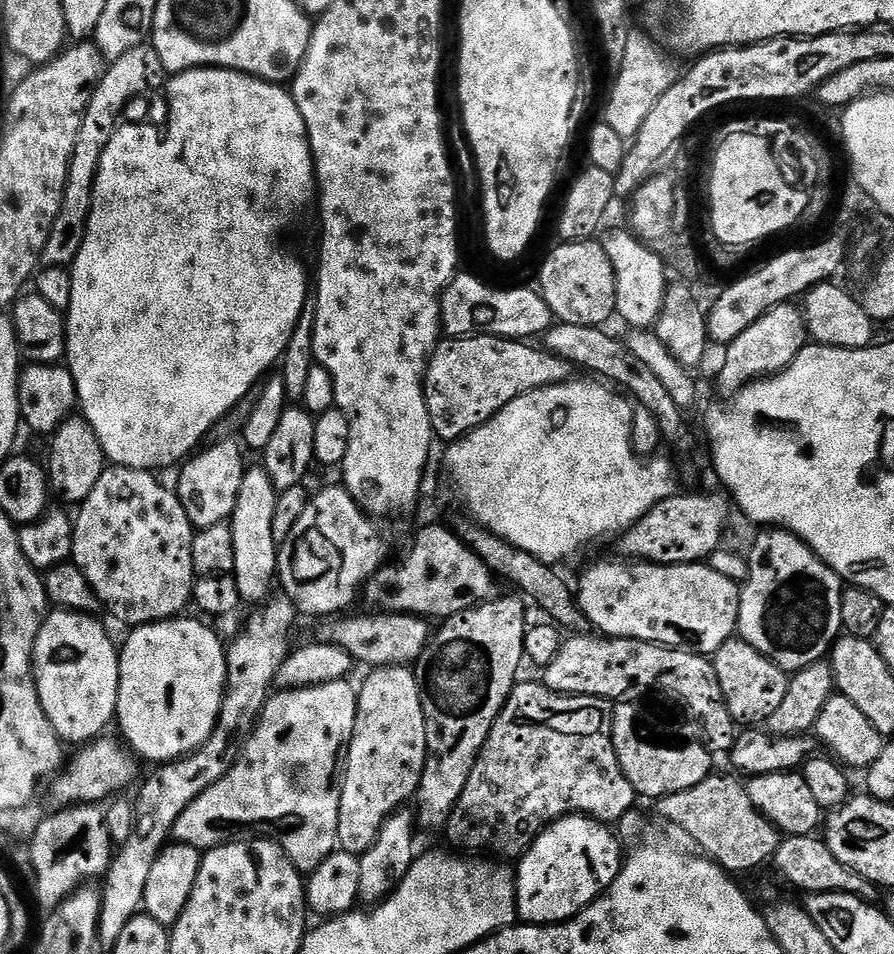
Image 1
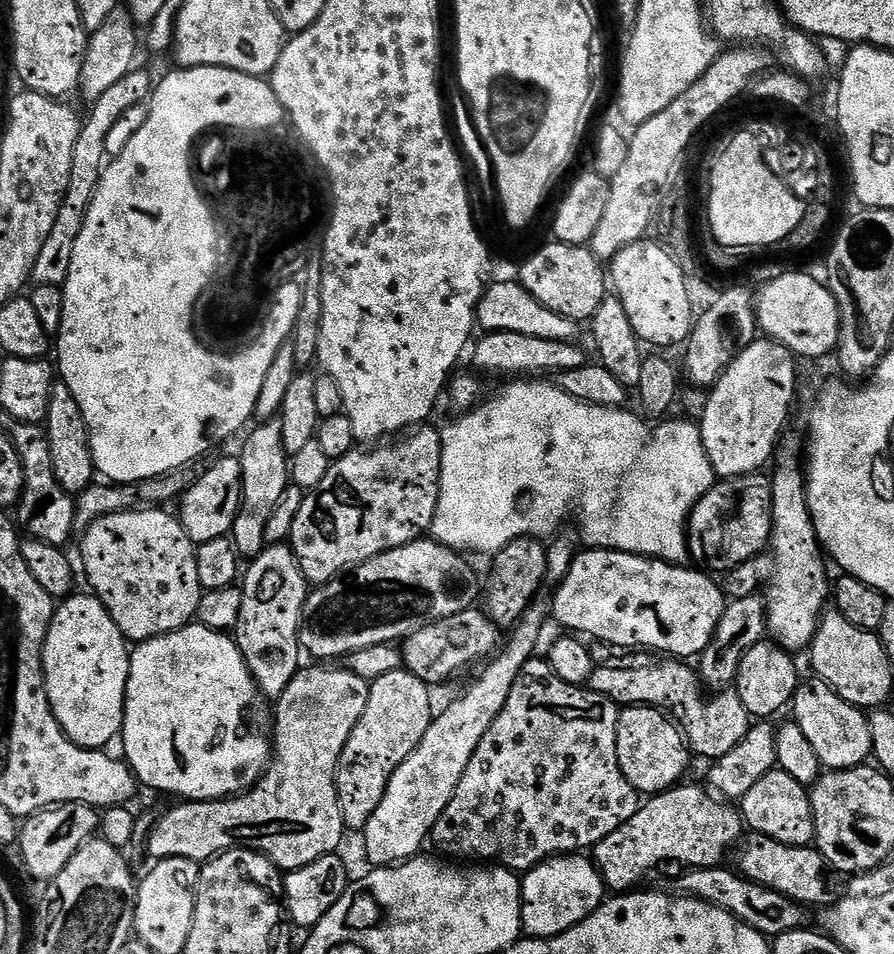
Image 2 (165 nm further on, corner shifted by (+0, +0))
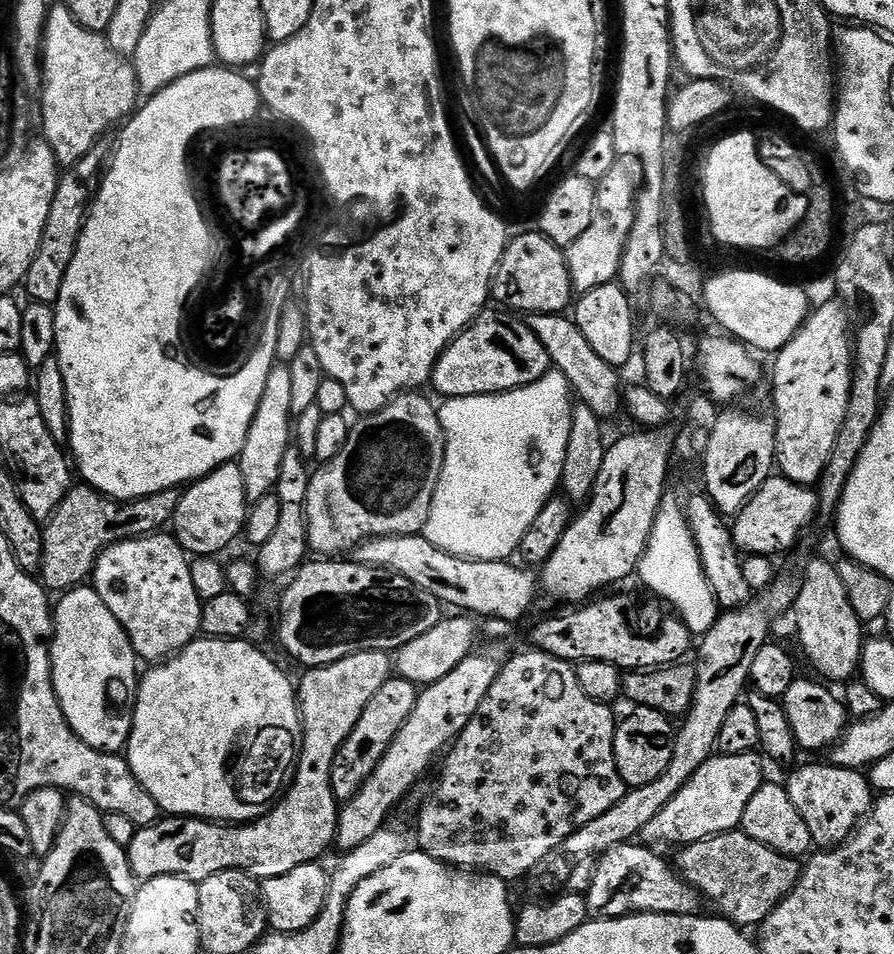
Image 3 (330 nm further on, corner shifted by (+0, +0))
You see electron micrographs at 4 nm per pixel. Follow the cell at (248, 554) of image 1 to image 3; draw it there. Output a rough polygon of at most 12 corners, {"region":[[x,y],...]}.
{"region":[[274,366],[238,463],[249,501],[273,495],[294,440],[294,381]]}

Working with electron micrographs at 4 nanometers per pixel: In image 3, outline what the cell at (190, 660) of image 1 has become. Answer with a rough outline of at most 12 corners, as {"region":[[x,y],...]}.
{"region":[[251,639],[143,673],[126,759],[168,816],[247,824],[298,759]]}

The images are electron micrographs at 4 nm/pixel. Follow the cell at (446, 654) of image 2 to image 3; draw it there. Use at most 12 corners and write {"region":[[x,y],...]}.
{"region":[[604,594],[532,628],[531,647],[621,670],[681,663],[679,616]]}

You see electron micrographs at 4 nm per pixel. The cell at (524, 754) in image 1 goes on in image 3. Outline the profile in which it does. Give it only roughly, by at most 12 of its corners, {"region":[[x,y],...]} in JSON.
{"region":[[527,651],[447,749],[419,851],[519,881],[626,791],[613,709]]}

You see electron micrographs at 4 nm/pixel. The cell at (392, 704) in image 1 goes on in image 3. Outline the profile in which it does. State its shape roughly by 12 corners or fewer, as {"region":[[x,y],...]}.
{"region":[[393,678],[370,698],[334,758],[332,792],[350,801],[374,774],[417,685]]}

